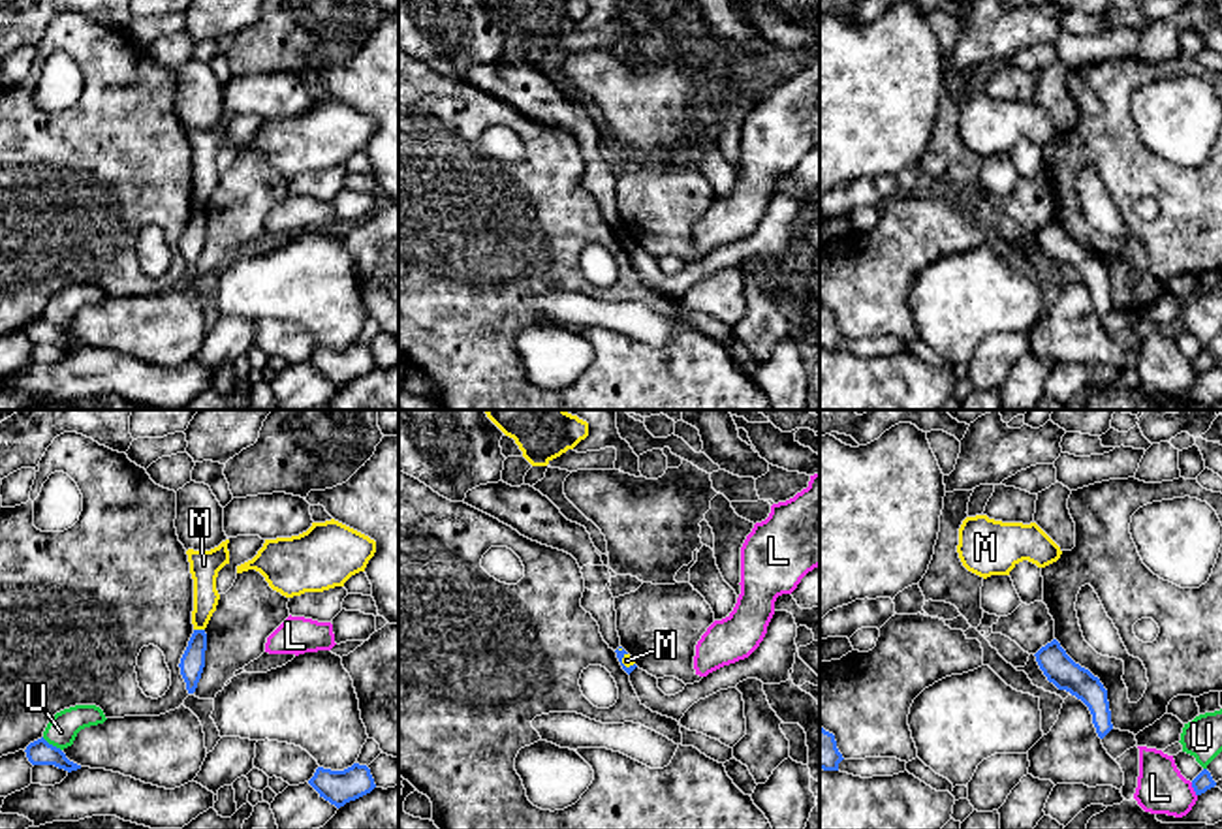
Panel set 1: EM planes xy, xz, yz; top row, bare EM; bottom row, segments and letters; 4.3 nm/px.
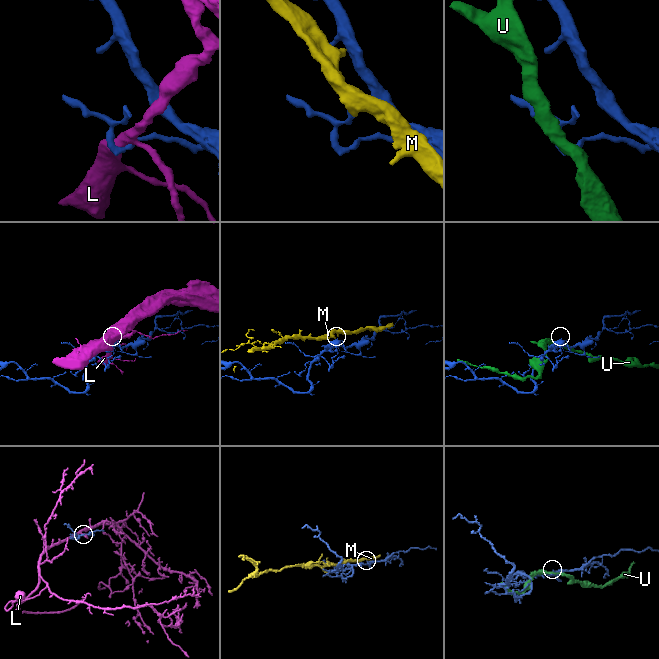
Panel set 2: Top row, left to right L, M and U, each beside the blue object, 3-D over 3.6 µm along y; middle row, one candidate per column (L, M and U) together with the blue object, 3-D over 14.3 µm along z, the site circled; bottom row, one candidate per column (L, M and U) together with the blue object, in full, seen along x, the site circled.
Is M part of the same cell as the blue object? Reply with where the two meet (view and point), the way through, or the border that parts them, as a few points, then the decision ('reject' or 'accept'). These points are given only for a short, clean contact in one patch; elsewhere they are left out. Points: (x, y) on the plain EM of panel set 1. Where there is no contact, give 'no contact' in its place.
contact xy (200, 209); border xy (194, 207), (203, 209); reject

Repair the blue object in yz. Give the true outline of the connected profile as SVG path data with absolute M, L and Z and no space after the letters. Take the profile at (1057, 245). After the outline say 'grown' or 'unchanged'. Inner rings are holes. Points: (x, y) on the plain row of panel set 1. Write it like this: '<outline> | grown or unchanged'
M1057 218L1042 226L1034 235L1049 261L1058 269L1070 271L1089 286L1096 312L1104 318L1113 308L1113 303L1107 269L1100 258L1075 242Z | unchanged

